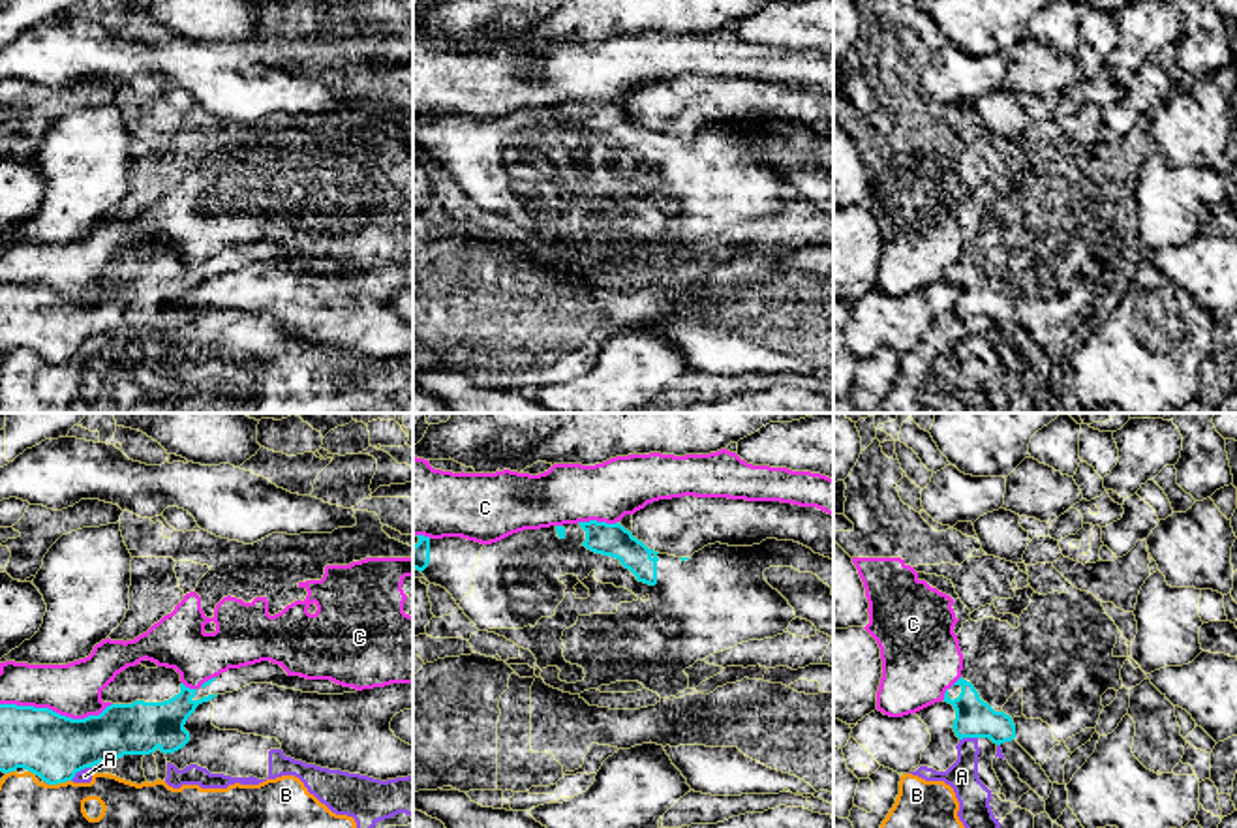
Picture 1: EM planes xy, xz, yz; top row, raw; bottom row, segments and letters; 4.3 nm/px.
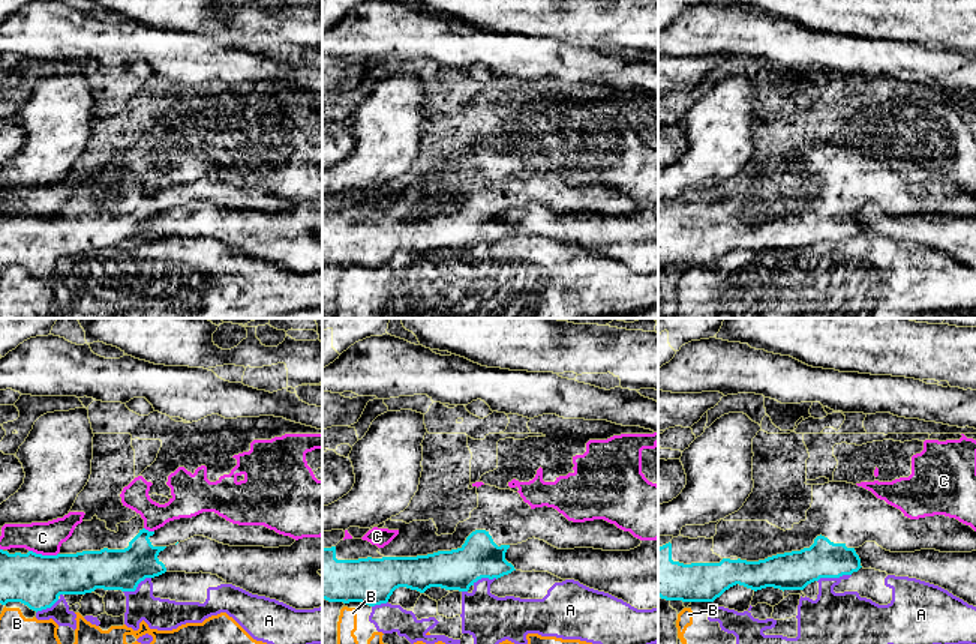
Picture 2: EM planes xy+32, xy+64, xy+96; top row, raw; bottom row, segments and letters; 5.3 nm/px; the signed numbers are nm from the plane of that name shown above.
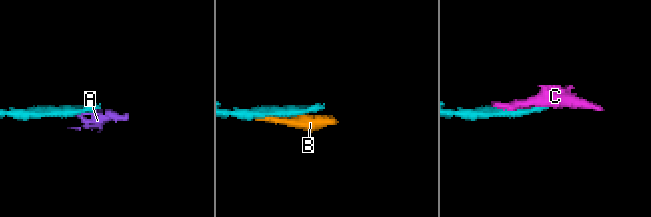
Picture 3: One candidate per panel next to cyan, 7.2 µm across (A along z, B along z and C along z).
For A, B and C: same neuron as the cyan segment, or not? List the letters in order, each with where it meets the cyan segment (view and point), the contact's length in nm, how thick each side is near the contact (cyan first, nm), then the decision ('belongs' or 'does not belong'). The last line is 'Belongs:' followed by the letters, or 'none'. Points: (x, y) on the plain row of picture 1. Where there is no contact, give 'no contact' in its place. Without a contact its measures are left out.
A: contact xy (79, 350); length 110 nm; calibres 280 and 60 nm; does not belong
B: contact xy (59, 361); length 100 nm; calibres 280 and 380 nm; does not belong
C: contact xy (55, 291); length 480 nm; calibres 280 and 240 nm; does not belong
Belongs: none

